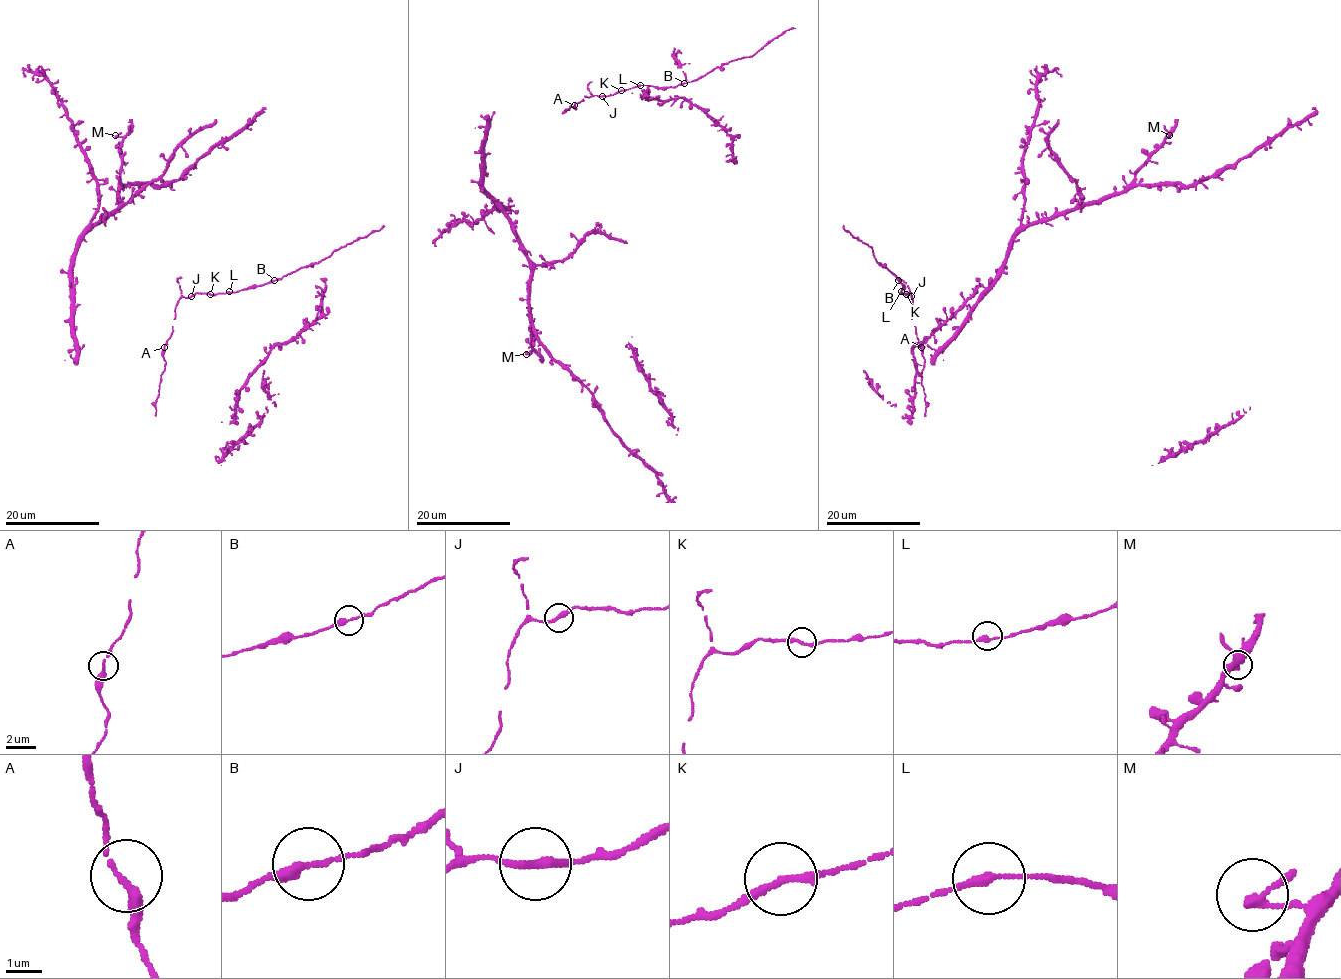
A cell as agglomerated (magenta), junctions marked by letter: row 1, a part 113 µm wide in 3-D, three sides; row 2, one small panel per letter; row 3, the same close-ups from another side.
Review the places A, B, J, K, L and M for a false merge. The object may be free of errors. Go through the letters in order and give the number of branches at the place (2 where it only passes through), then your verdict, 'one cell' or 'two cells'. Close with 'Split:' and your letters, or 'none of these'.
A: 2 branches meet; one cell
B: 2 branches meet; one cell
J: 2 branches meet; one cell
K: 2 branches meet; one cell
L: 2 branches meet; one cell
M: 2 branches meet; one cell
Split: none of these

